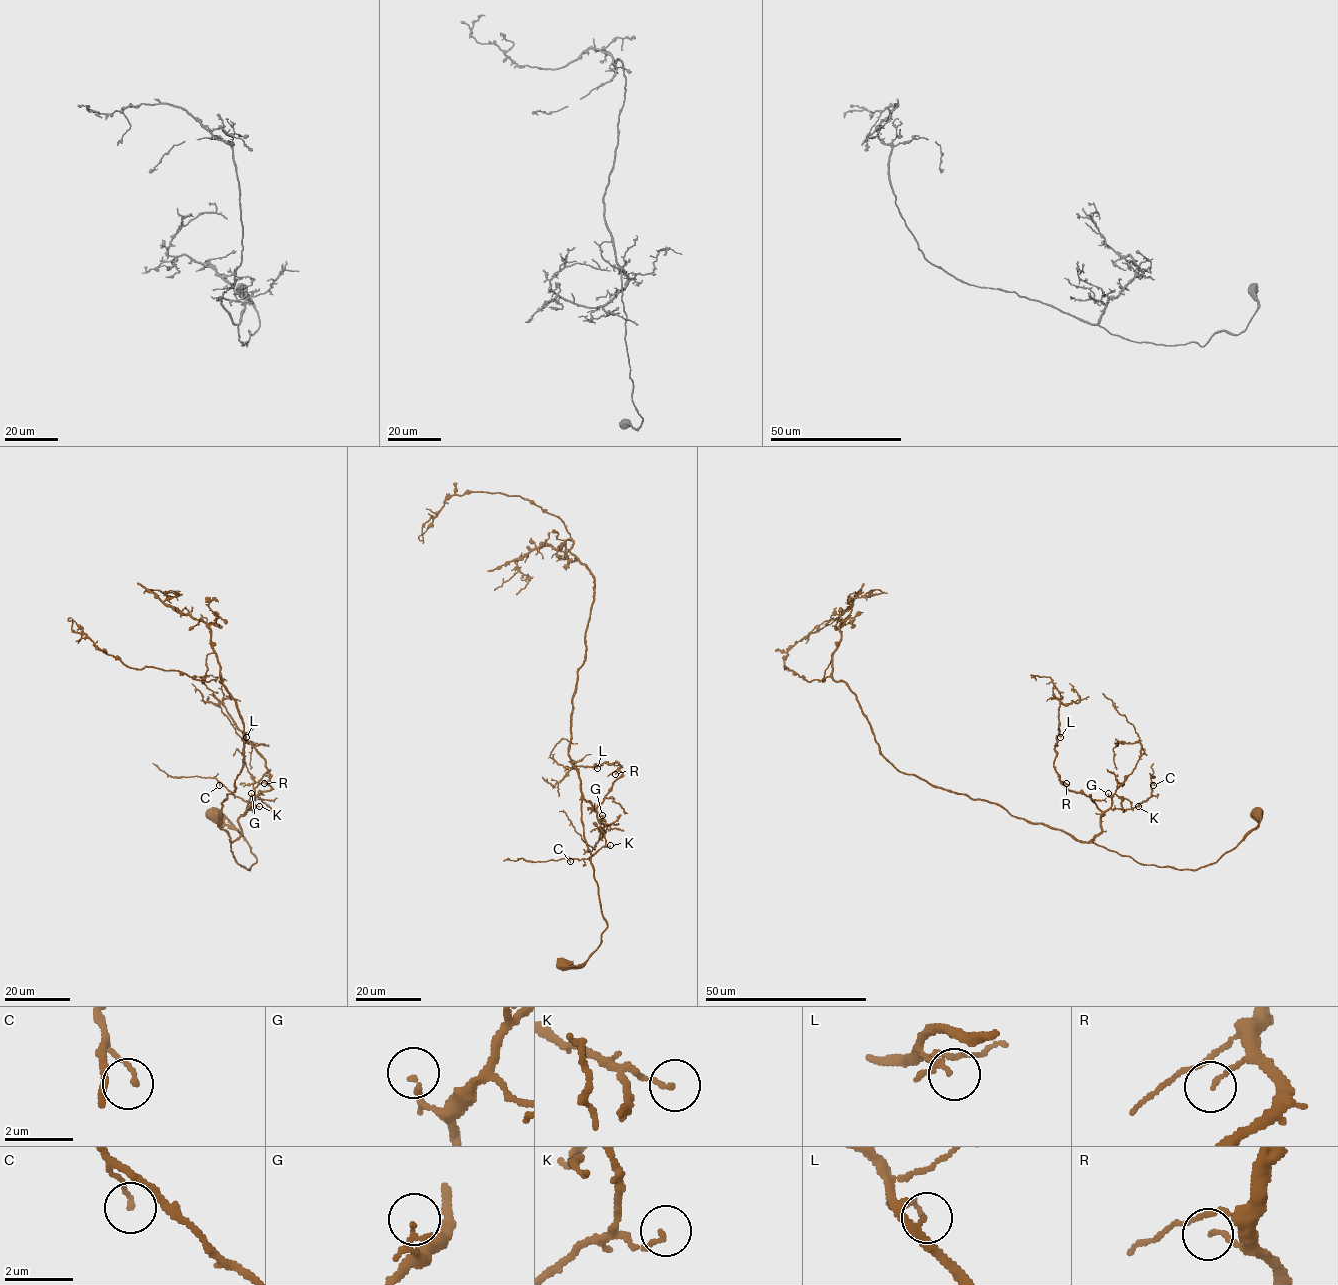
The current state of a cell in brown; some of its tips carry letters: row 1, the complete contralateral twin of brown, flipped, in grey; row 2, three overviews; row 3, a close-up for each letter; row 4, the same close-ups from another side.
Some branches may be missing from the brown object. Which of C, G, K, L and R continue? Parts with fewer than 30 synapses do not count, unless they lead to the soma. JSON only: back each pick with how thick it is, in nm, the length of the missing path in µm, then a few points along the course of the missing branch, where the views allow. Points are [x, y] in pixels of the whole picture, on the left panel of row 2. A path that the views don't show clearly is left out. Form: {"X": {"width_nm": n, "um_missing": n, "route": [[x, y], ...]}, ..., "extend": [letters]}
{"extend": []}

